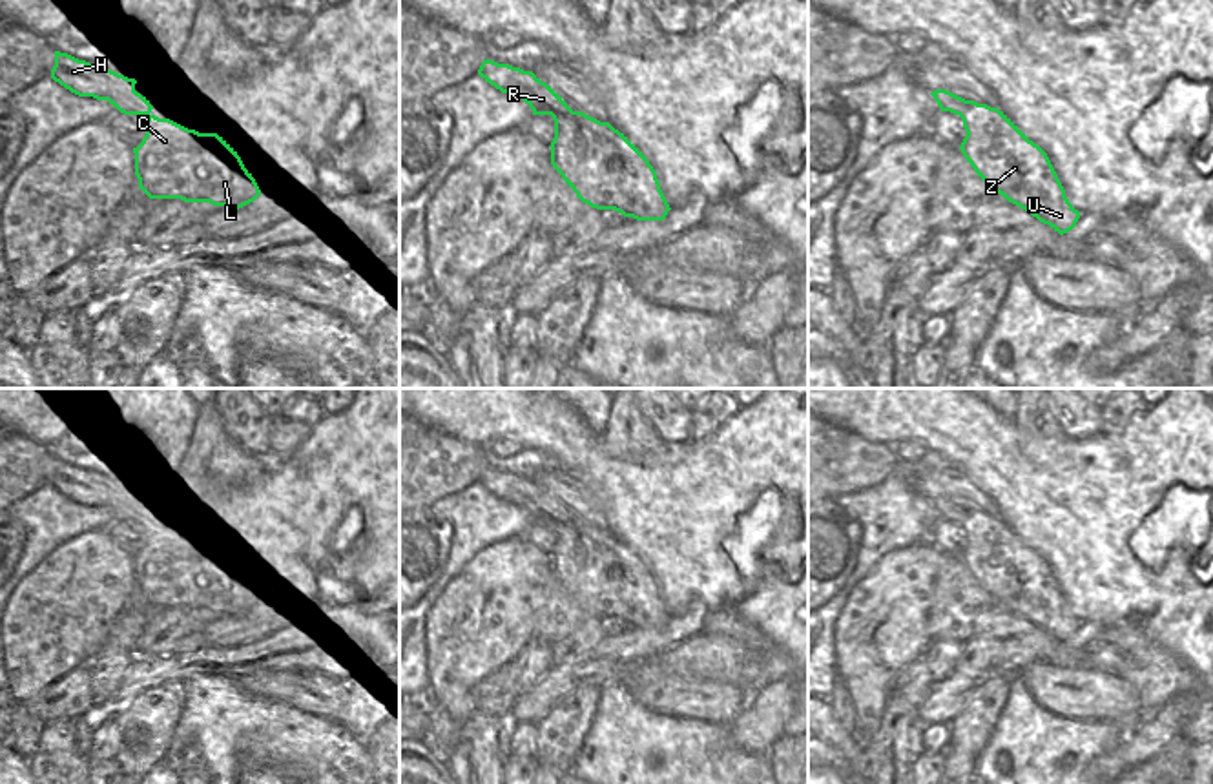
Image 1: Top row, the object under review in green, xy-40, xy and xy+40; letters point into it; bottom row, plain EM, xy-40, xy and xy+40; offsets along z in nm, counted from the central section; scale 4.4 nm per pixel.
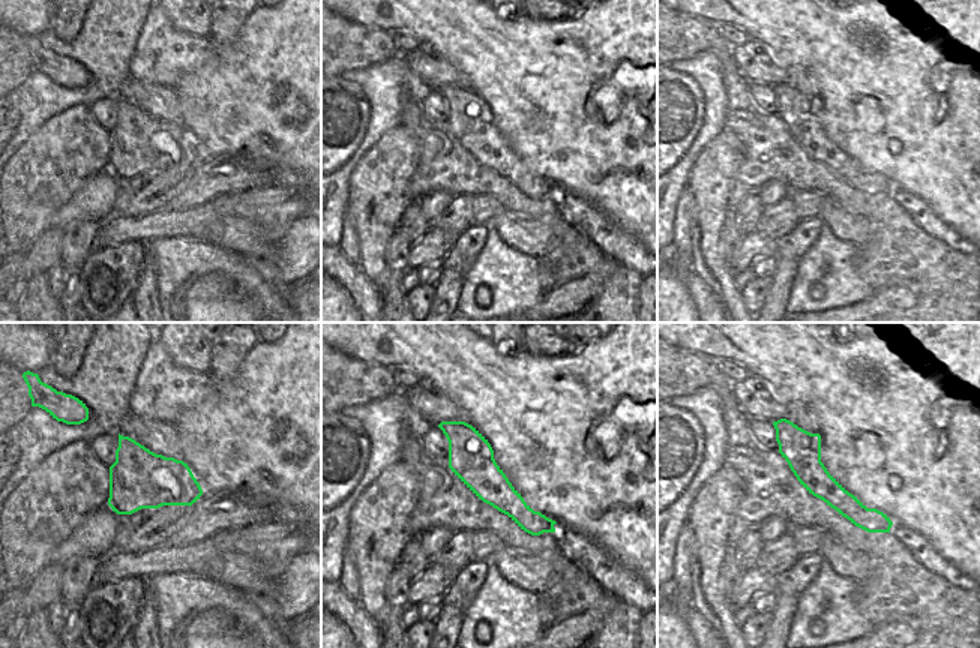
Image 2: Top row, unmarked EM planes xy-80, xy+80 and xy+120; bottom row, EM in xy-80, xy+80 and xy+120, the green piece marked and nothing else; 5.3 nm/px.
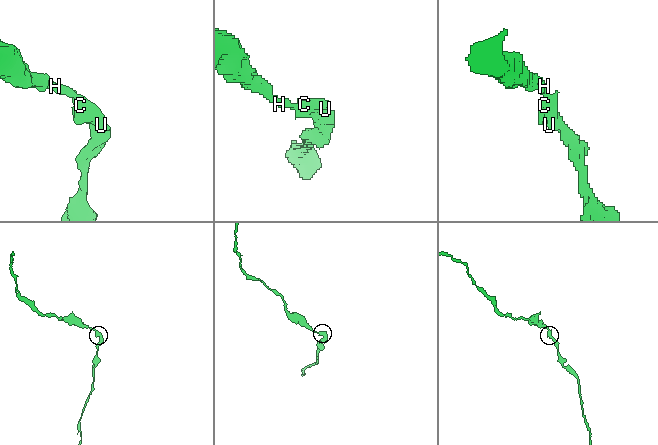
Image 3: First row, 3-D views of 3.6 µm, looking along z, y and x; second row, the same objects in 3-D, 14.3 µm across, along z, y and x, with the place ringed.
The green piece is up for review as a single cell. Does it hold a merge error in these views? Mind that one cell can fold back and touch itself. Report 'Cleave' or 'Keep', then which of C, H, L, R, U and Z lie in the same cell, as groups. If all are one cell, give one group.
Keep. Groups: C H L R U Z

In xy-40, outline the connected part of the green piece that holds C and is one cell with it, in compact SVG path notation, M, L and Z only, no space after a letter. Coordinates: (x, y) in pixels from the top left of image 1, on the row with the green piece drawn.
M55 51L51 78L78 97L108 100L124 115L148 117L146 135L142 142L133 148L133 153L139 188L150 199L181 199L184 202L210 202L213 206L239 210L261 195L255 179L244 168L237 151L223 137L217 133L199 133L170 119L155 117L150 100L135 91L135 78L128 78L100 64L89 64L60 51Z

